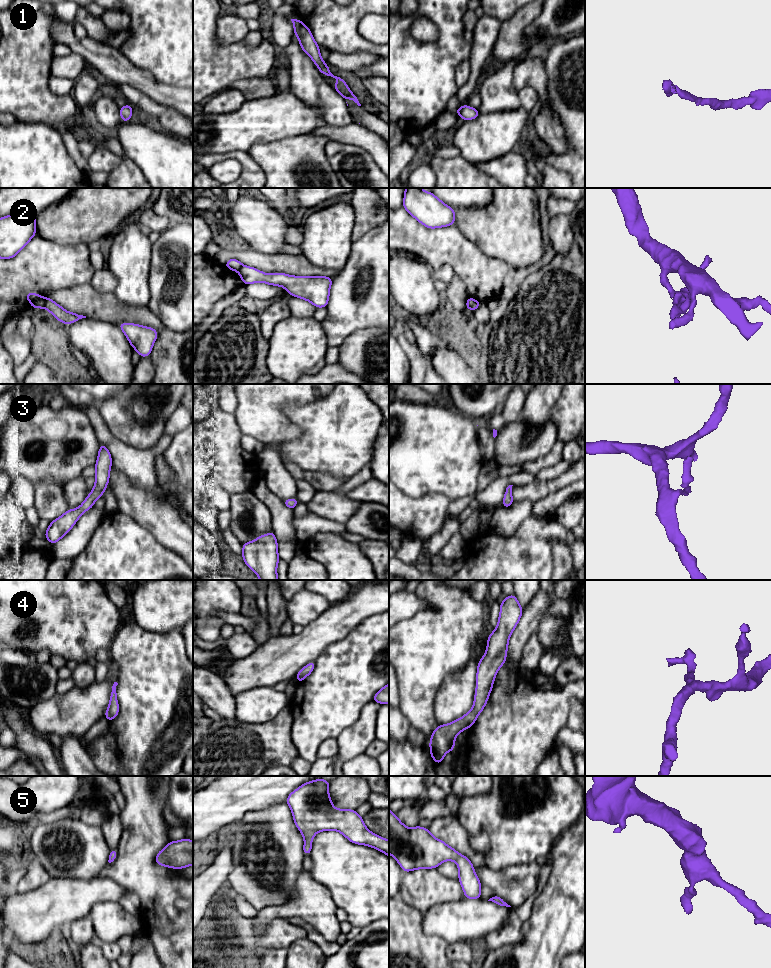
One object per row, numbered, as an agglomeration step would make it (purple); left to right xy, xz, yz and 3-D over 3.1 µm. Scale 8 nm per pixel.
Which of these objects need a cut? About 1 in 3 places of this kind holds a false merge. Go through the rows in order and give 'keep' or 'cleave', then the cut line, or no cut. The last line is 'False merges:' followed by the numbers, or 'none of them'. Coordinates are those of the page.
1: keep | no cut
2: cleave | xy (46, 298), (44, 308)
3: keep | no cut
4: keep | no cut
5: keep | no cut
False merges: 2

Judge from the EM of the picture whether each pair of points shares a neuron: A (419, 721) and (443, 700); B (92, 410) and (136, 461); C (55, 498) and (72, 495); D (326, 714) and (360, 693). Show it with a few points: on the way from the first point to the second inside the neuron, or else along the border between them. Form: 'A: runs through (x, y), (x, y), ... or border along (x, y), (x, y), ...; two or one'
A: border along (440, 686), (433, 710), (433, 718), (437, 724); two
B: runs through (99, 424), (103, 434), (122, 453); one
C: border along (64, 484), (64, 499), (68, 508); two
D: runs through (334, 706), (347, 693), (352, 693); one

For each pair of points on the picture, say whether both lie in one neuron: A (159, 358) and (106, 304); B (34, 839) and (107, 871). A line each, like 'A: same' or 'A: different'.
A: same
B: different

